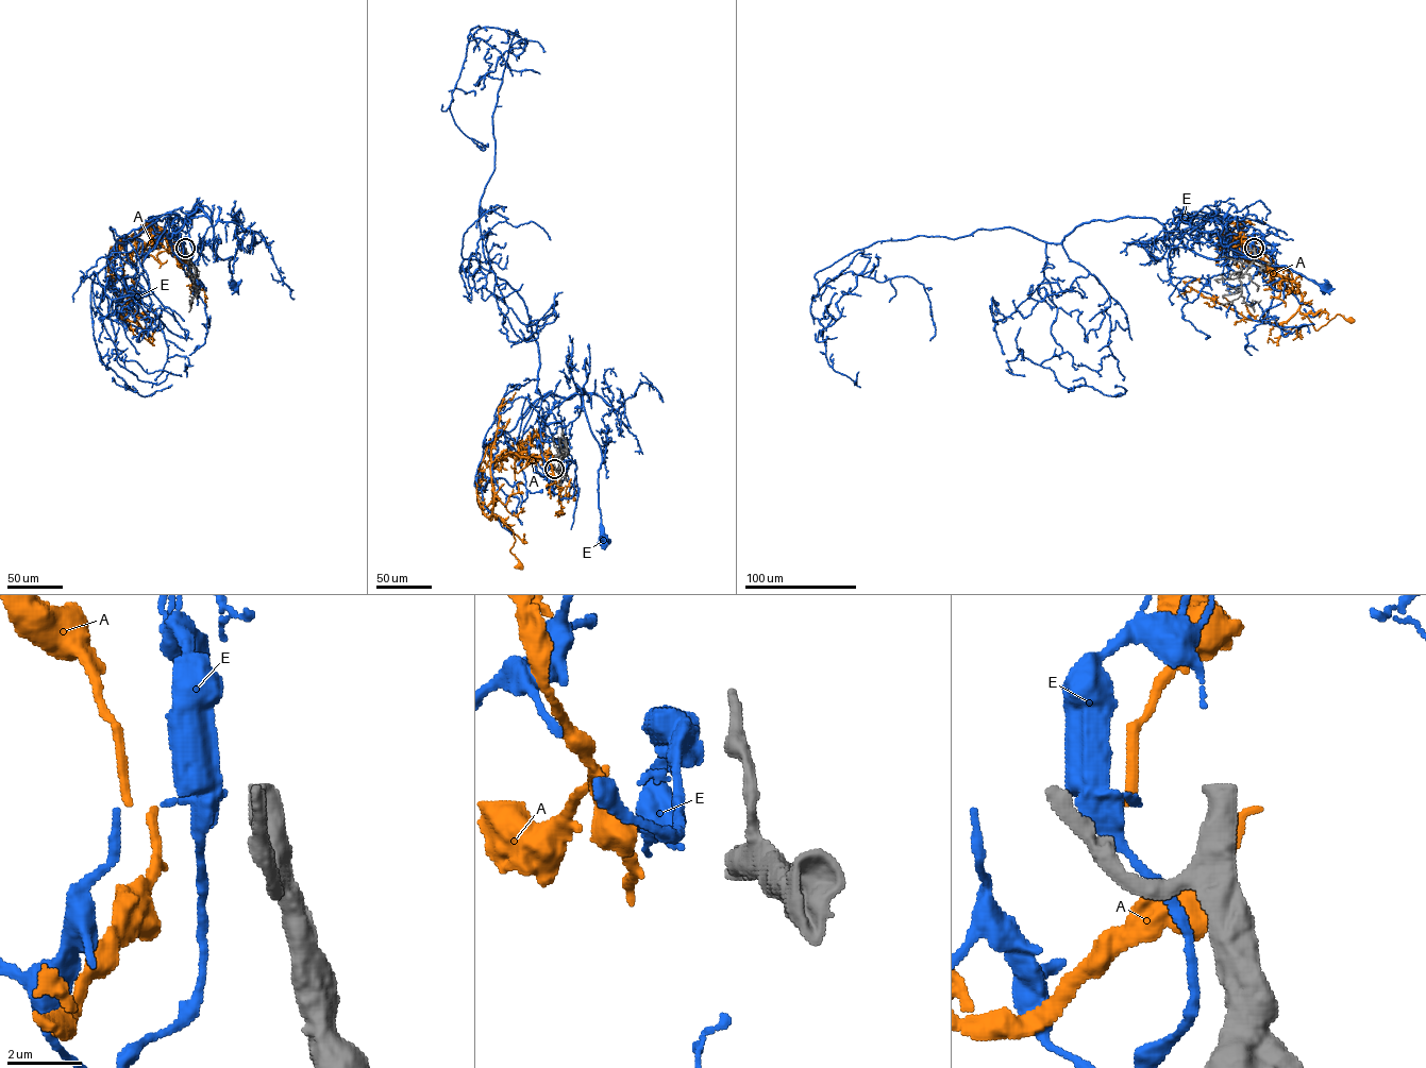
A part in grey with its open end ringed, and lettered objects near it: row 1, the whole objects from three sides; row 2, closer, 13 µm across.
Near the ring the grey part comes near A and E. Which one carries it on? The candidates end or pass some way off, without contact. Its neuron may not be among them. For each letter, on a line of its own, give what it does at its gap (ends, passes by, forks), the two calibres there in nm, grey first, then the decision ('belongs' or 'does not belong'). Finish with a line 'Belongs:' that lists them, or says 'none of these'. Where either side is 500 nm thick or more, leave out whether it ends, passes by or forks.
A: 600/280 nm | does not belong
E: 600/100 nm | does not belong
Belongs: none of these

